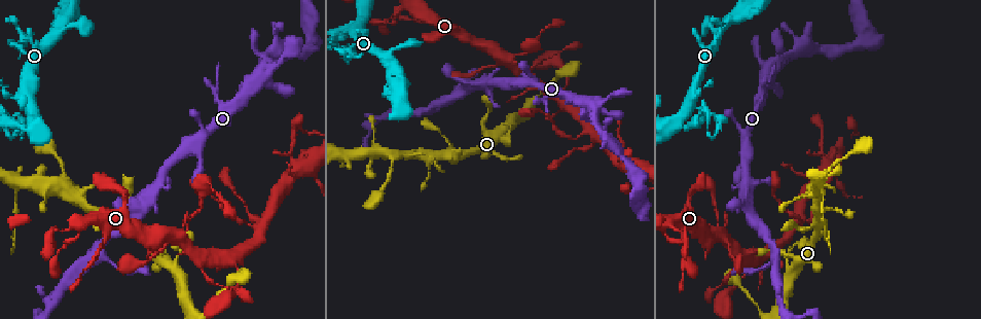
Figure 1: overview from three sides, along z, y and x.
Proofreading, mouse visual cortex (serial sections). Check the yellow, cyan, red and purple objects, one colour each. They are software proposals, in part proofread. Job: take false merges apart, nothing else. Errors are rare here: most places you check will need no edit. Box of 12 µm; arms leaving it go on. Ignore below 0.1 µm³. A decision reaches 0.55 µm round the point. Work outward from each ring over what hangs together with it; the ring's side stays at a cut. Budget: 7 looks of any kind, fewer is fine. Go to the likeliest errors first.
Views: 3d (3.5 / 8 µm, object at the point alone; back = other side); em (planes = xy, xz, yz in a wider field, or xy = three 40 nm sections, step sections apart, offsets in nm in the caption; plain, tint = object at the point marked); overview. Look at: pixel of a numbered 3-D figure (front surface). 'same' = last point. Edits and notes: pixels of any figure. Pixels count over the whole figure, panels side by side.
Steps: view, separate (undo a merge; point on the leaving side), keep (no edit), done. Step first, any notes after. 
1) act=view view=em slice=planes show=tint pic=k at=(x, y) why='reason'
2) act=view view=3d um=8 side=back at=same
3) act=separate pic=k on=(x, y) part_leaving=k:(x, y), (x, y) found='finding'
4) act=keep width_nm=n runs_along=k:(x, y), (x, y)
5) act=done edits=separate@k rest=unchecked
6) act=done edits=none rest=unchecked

act=view view=3d um=3.5 pic=1 at=(693, 124)

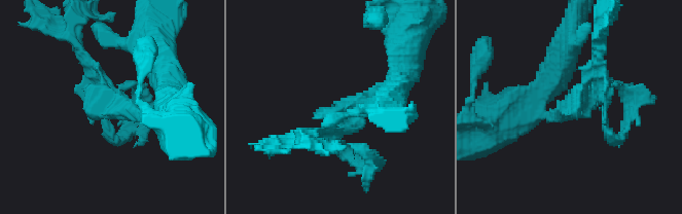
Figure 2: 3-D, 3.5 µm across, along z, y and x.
act=view view=em slice=planes show=tint pic=2 at=(126, 110)

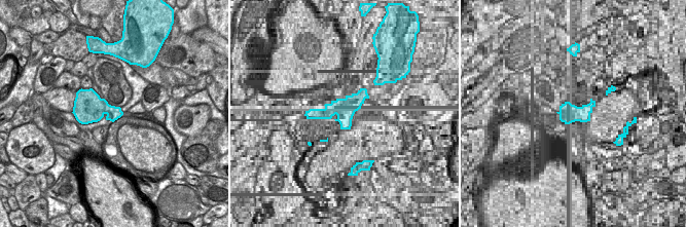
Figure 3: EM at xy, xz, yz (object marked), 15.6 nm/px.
act=keep runs_along=2:(399, 76), (355, 107), (336, 144) found='all the same cell'

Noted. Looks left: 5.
act=view view=em slice=xy step=3 show=tint pic=1 at=(506, 60) why='abrupt turn'

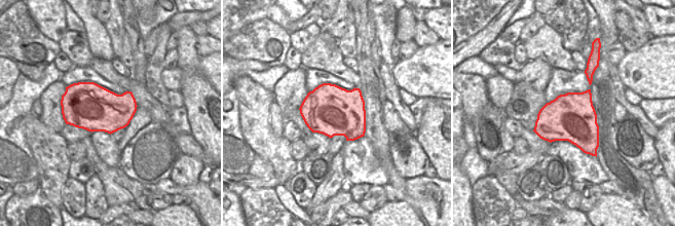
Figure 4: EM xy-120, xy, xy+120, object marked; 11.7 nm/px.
act=view view=3d um=3.5 at=same why='see where the arms go'

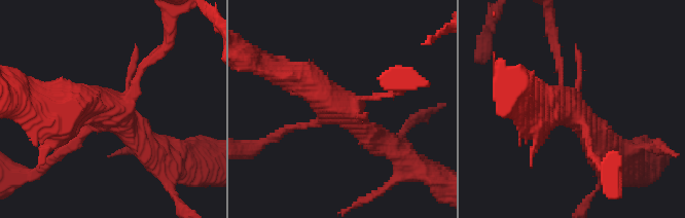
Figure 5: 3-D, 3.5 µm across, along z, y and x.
act=keep found='continuous, no second cell'

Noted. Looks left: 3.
act=view view=em slice=xy step=3 show=tint pic=1 at=(259, 227) why='small branch off a trunk'

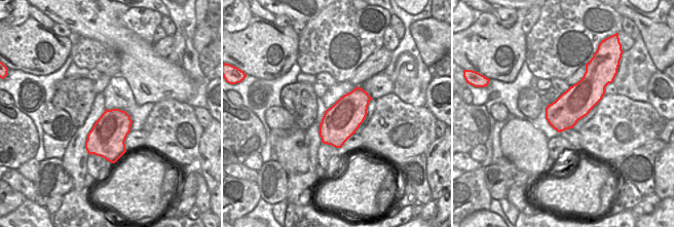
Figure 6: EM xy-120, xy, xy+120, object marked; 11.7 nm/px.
act=view view=3d um=3.5 at=same why='wider look'

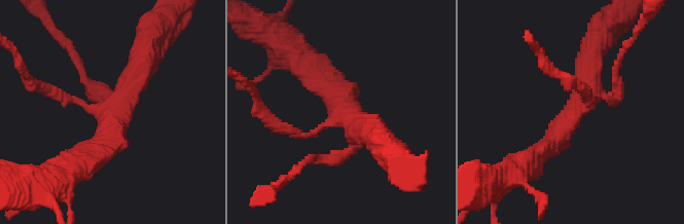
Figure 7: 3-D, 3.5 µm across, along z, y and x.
act=keep found='continuous, no second cell'

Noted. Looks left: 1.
act=done edits=none rest=unchecked

